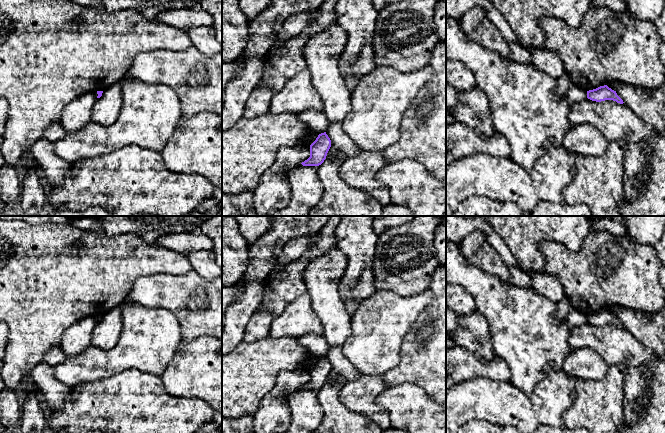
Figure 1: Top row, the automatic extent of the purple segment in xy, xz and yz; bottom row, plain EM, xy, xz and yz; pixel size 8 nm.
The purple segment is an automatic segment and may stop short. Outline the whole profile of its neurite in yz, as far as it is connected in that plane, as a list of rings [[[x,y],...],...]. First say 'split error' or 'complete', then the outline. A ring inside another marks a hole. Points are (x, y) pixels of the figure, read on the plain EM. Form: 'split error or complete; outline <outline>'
complete; outline [[[607,309],[587,315],[587,322],[596,326],[613,324],[620,328],[624,327],[623,324],[617,319],[616,315],[612,314]]]

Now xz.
complete; outline [[[326,356],[318,359],[316,364],[310,369],[310,381],[302,386],[303,390],[319,390],[326,383],[331,371],[331,364]]]

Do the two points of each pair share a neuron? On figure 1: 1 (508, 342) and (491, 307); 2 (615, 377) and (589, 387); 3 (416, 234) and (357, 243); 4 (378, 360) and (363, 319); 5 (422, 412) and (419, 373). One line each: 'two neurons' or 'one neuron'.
1: one neuron
2: one neuron
3: two neurons
4: one neuron
5: two neurons

